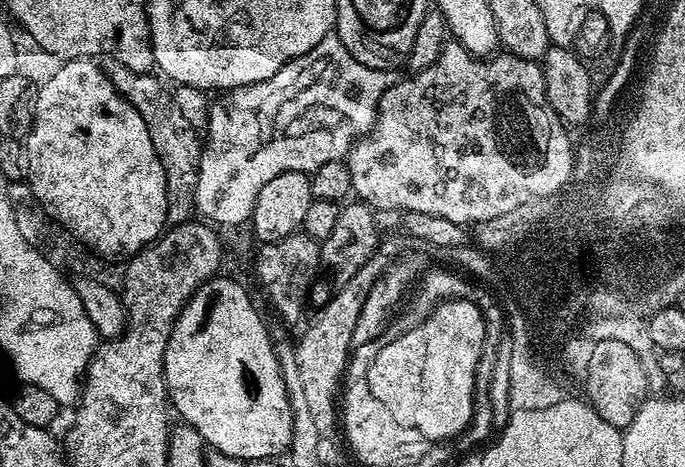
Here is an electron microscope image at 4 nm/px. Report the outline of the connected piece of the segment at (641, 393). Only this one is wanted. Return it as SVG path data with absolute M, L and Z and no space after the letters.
M597 340L594 346L594 354L591 355L590 364L586 367L586 374L588 374L588 377L585 378L584 384L588 387L588 396L586 395L587 403L591 404L592 409L599 416L606 418L606 422L610 422L610 426L621 430L628 428L637 408L644 403L646 393L648 392L646 375L642 371L638 355L633 350L630 350L630 346L626 346L623 342Z

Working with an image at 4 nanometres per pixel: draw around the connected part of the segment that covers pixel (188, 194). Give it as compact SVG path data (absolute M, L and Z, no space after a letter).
M175 102L168 106L160 106L160 112L152 112L146 122L150 138L154 142L154 150L162 162L162 170L166 178L166 202L168 214L173 221L188 222L193 219L196 206L196 171L200 168L202 140L197 129L182 118Z

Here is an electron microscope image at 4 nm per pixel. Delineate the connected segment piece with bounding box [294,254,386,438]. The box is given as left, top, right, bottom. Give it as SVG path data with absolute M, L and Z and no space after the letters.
M380 254L371 256L348 282L335 289L329 303L319 309L317 316L320 317L301 334L300 341L295 341L294 344L298 378L302 378L302 391L308 400L309 409L316 417L318 434L321 438L328 438L328 435L335 428L337 431L338 428L337 396L342 388L340 379L344 376L344 367L348 364L348 356L344 351L352 344L352 336L355 333L359 315L362 314L362 306L366 302L368 291L385 272L386 261L384 262L380 256Z

